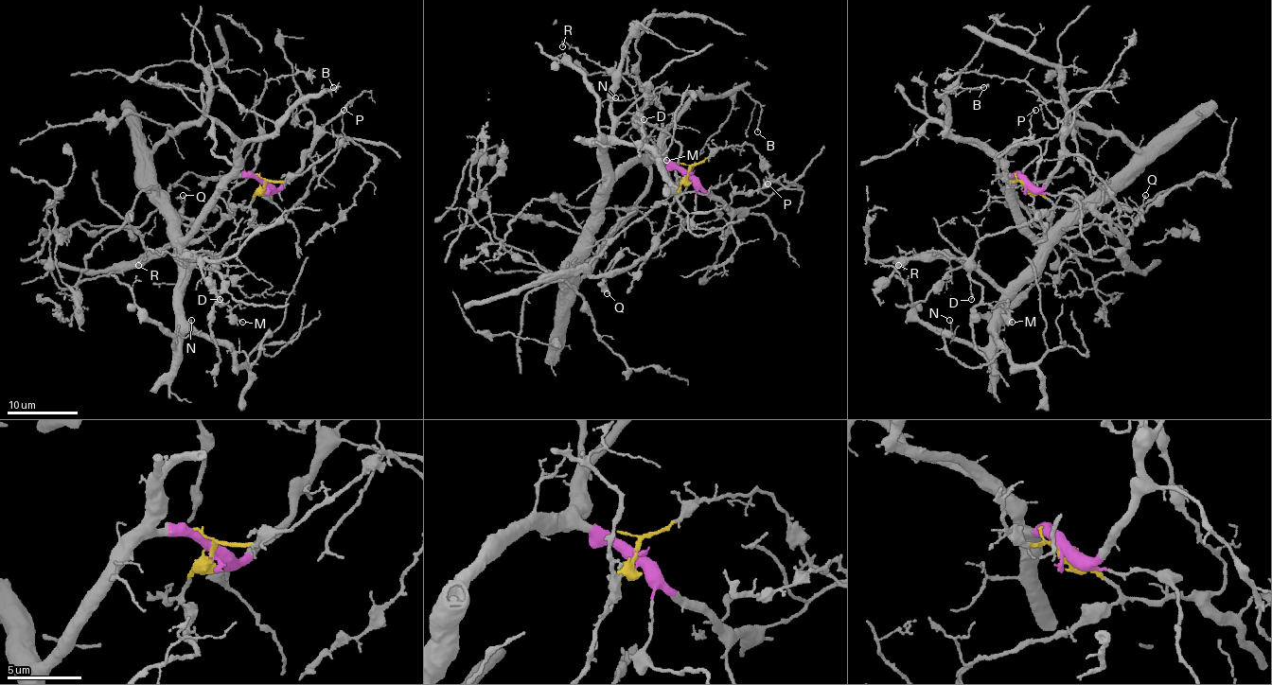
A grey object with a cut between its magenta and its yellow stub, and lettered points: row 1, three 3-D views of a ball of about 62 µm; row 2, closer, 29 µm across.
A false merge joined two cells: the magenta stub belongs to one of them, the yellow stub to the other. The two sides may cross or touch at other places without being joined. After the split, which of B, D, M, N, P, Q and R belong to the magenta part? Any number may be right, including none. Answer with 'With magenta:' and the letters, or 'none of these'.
With magenta: B, N

